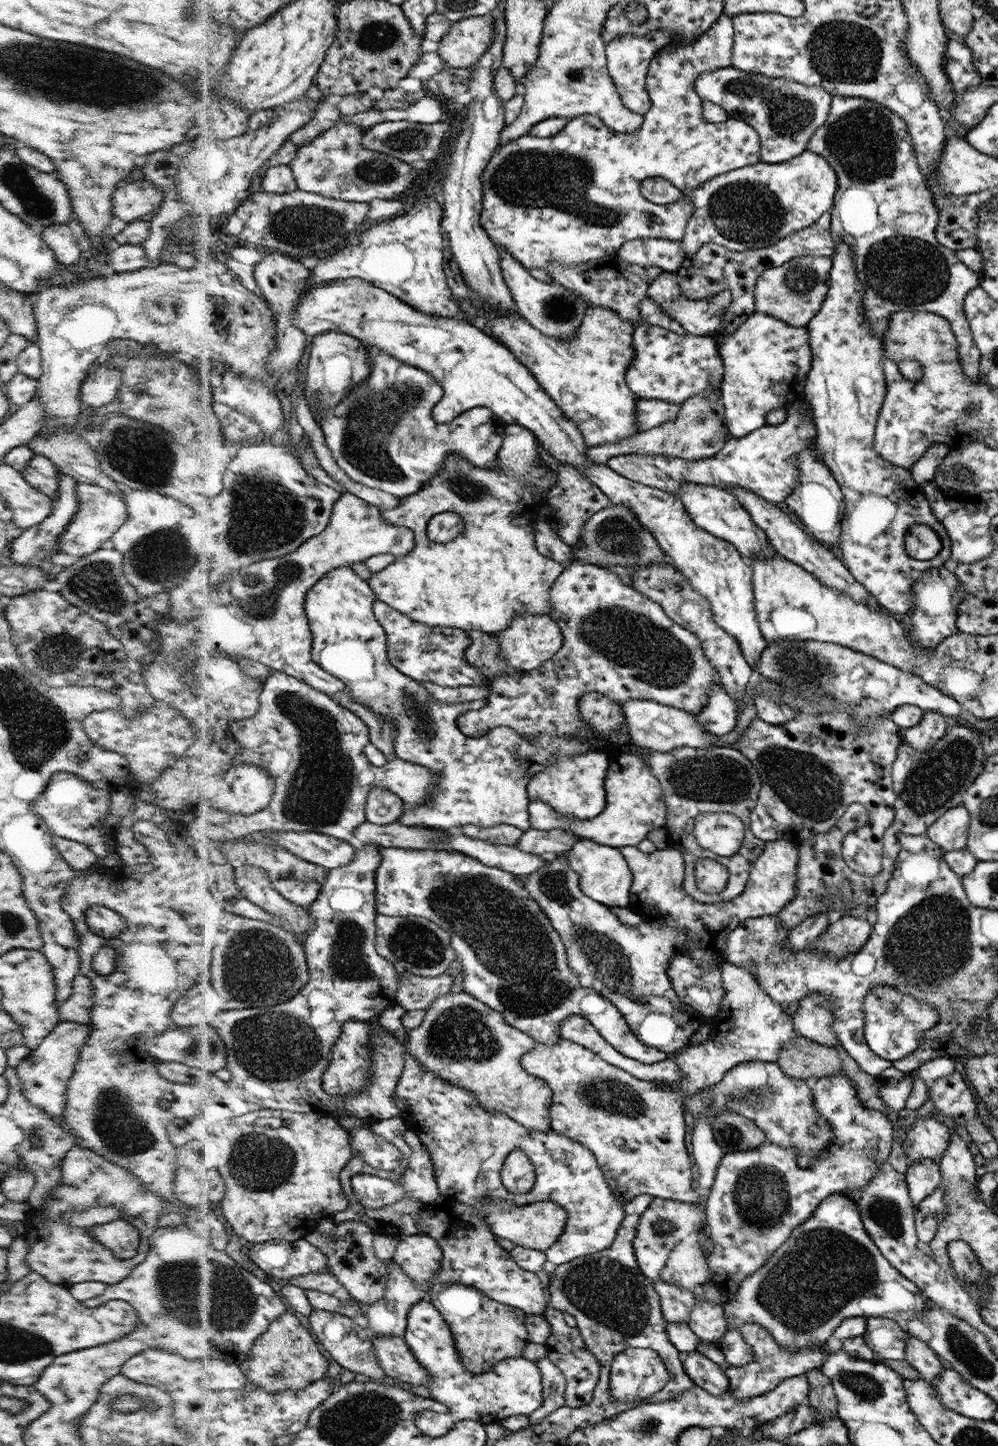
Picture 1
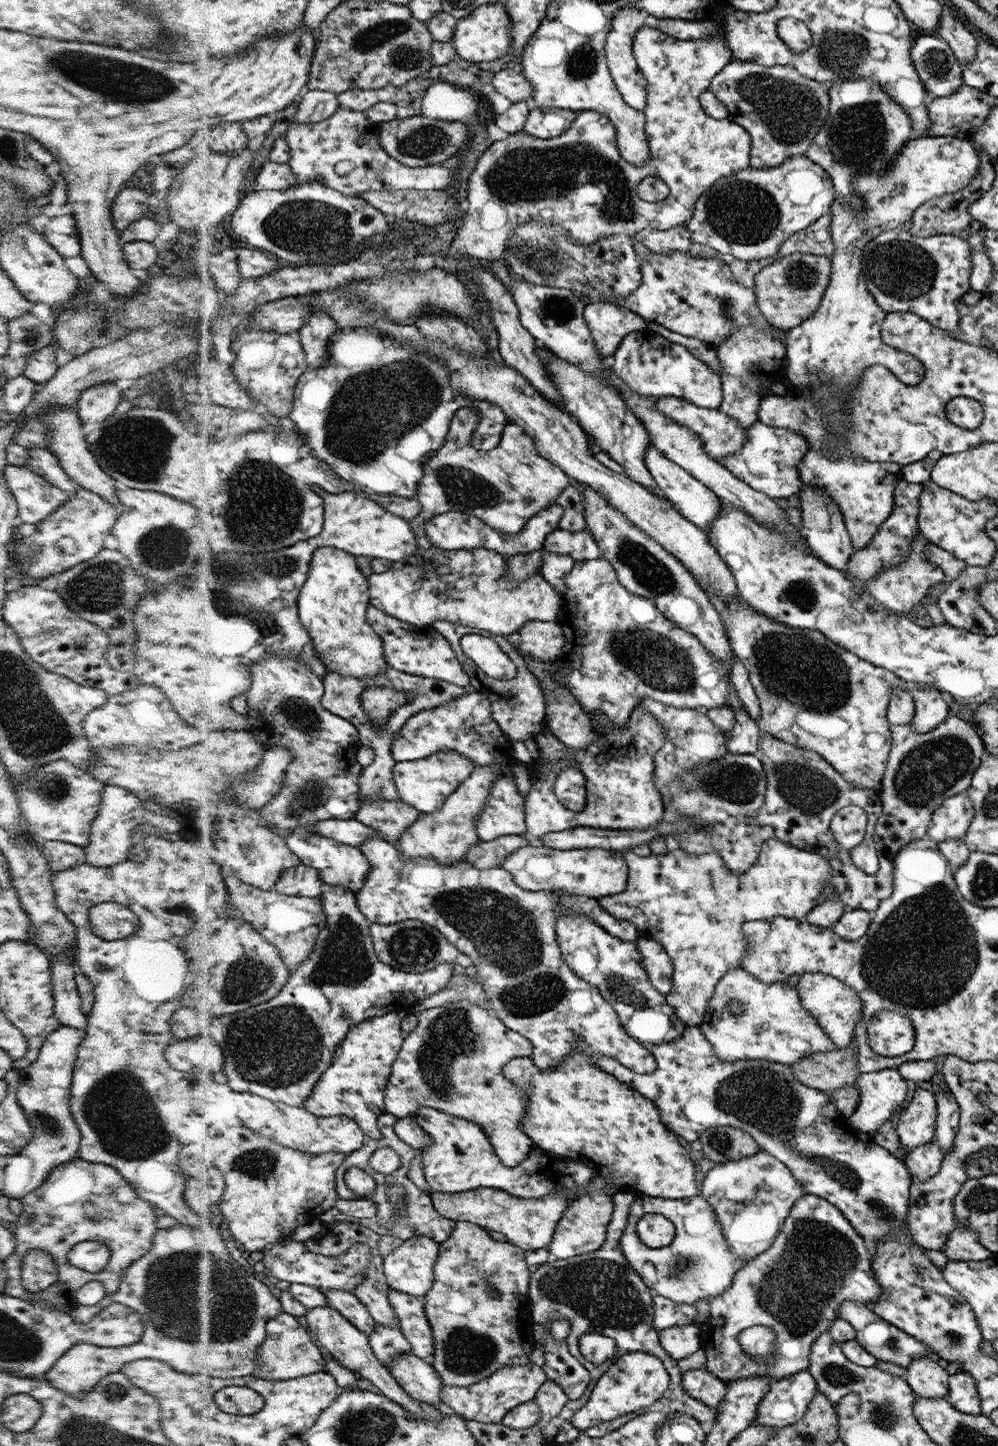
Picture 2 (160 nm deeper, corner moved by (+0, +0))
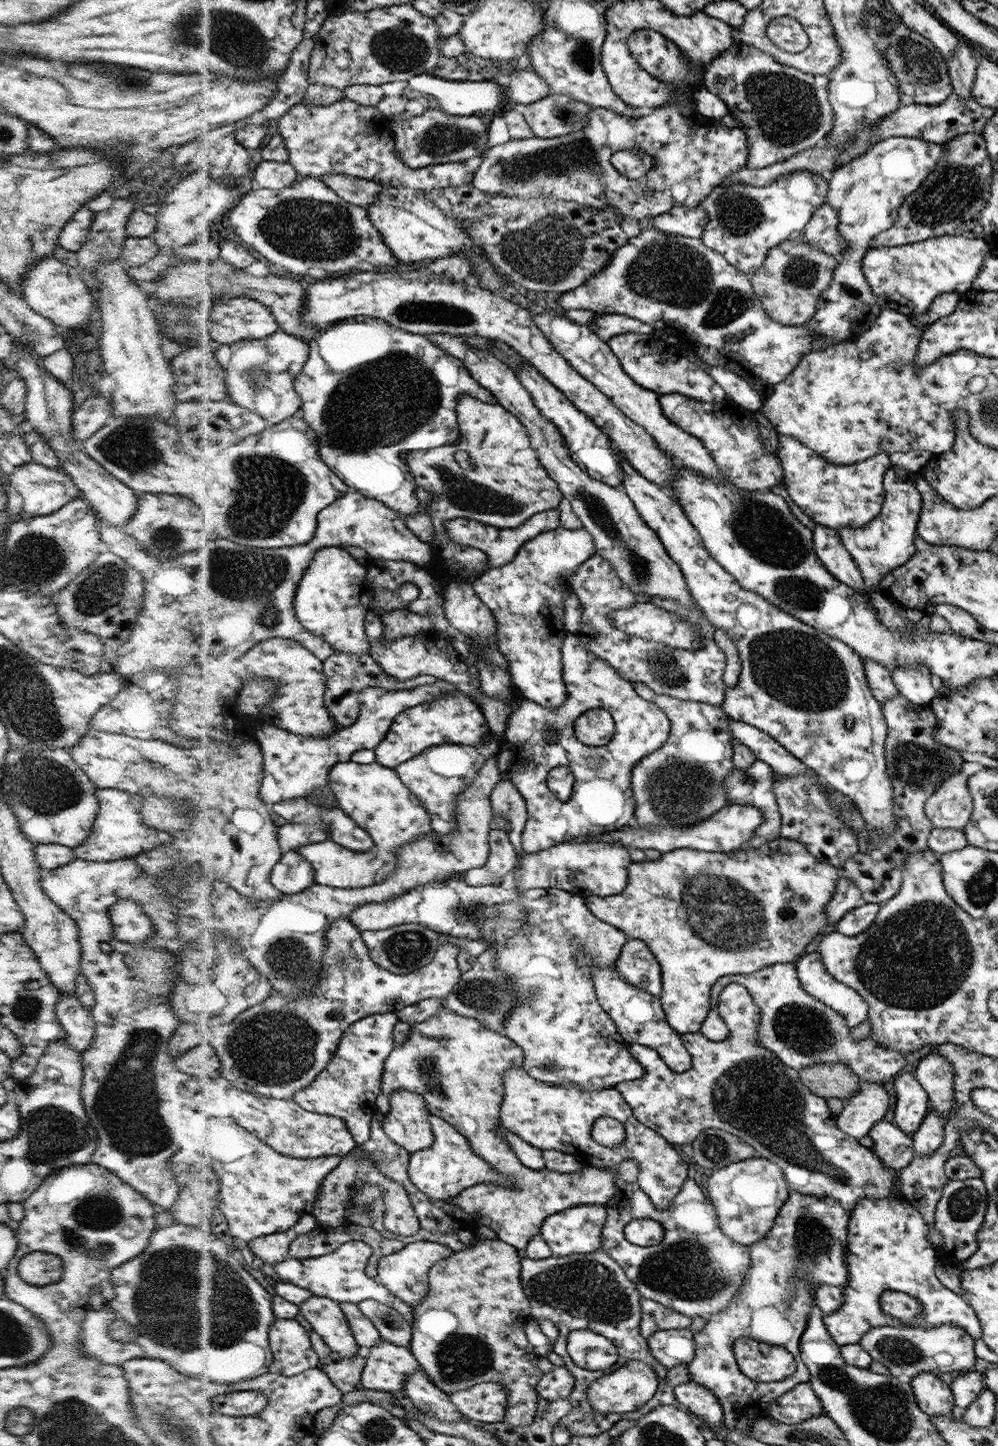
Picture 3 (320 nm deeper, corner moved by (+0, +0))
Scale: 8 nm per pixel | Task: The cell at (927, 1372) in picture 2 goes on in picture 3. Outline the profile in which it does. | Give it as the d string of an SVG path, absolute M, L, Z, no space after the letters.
M920 1373L911 1381L919 1407L929 1416L951 1416L955 1406L951 1387L932 1373Z

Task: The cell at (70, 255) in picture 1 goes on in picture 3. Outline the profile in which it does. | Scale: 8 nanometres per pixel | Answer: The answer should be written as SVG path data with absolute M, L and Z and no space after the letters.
M81 207L62 229L58 246L77 253L84 241L89 238L94 217L95 213L90 208Z

